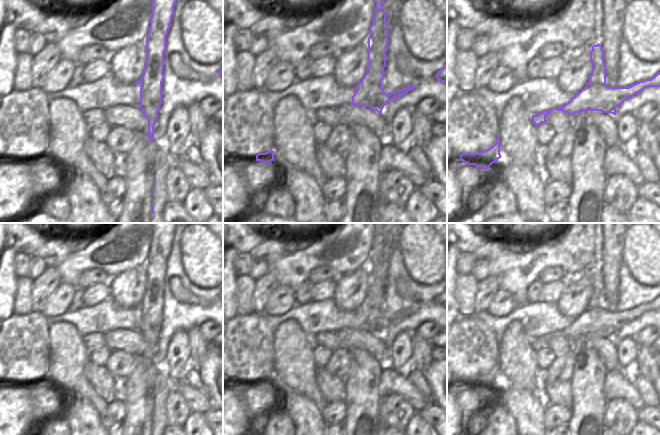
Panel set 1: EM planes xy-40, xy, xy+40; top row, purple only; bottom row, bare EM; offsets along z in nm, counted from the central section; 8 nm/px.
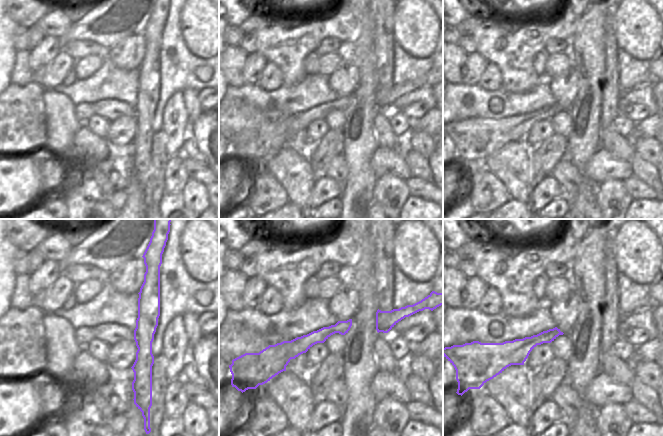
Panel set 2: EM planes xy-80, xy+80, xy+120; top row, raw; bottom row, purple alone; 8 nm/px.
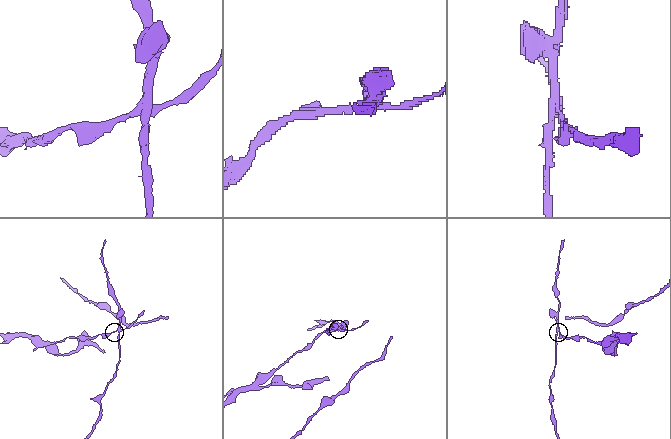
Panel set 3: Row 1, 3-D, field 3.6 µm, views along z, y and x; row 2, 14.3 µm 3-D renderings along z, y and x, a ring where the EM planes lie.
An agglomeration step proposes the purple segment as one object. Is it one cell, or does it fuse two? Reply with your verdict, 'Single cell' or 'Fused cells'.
Fused cells

